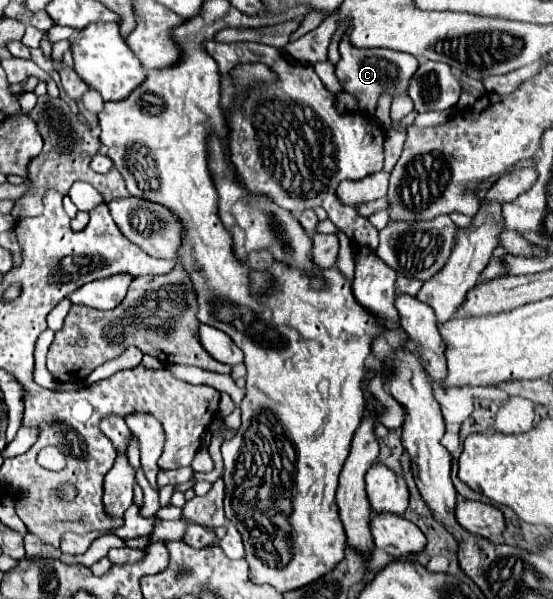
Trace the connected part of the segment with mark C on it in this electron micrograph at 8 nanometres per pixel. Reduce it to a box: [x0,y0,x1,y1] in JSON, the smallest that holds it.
[336,37,418,115]

